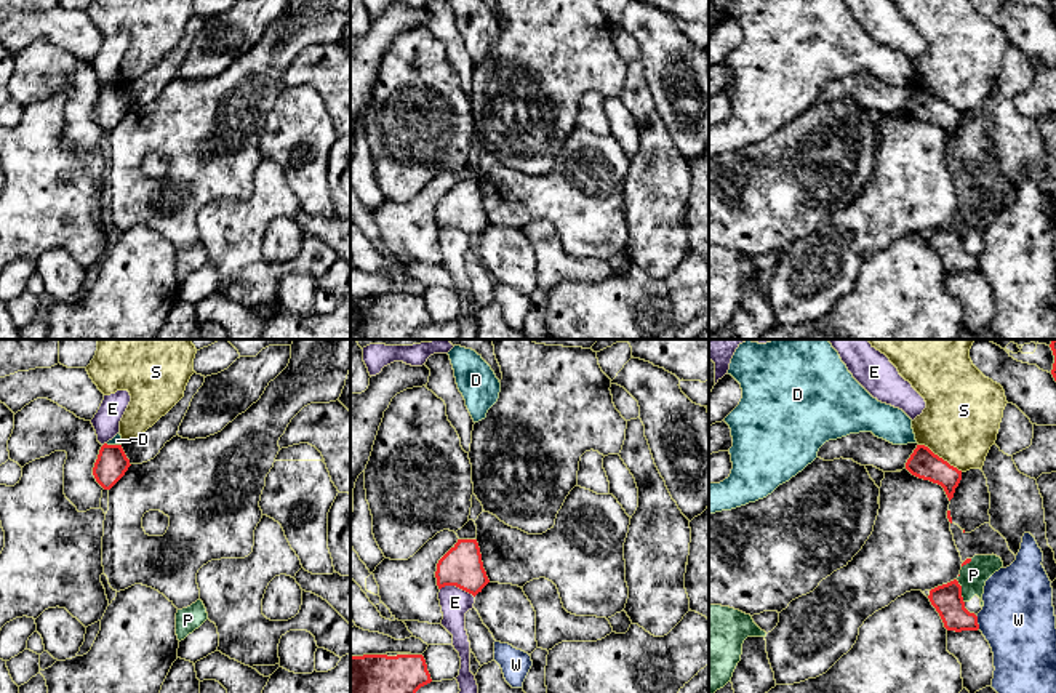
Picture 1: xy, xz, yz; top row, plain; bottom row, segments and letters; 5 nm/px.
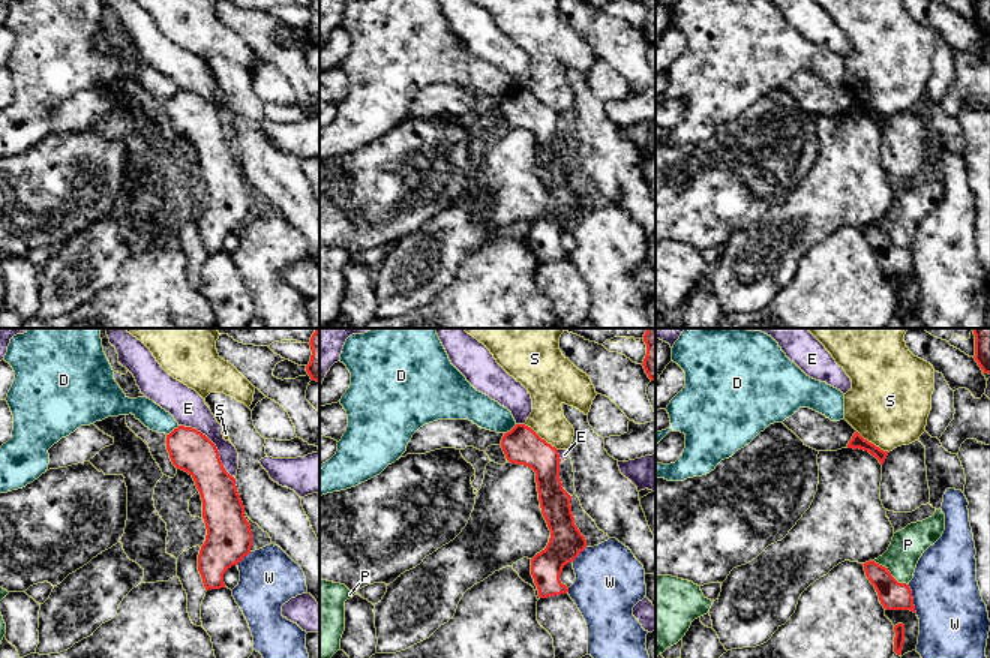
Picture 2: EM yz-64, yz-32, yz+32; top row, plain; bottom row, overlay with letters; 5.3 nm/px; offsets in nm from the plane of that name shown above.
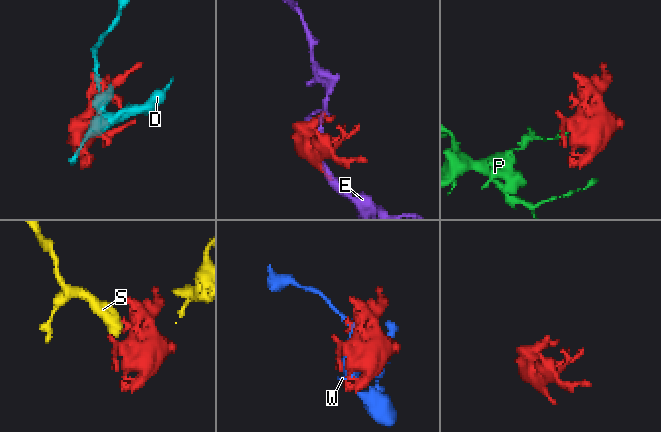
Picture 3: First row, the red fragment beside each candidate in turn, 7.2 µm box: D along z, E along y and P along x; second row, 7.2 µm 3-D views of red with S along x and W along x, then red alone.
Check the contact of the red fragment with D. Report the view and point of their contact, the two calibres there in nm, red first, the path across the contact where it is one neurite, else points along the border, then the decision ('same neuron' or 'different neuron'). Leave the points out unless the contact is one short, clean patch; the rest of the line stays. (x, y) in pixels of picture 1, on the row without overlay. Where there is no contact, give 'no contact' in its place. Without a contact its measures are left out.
meets red in xy at (114, 87); 160 nm thick on the red side, 50 nm on the other; border along xy (106, 85), (120, 87); different neuron

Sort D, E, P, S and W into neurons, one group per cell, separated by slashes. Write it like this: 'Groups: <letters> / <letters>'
Groups: D / E / P / S / W

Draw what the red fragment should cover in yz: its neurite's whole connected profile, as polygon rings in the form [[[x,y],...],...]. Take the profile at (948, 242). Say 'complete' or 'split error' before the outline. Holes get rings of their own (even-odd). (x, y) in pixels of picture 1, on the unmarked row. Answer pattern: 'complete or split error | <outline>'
complete | [[[957,221],[938,227],[928,237],[947,272],[978,272],[978,258],[965,250],[962,227]]]

